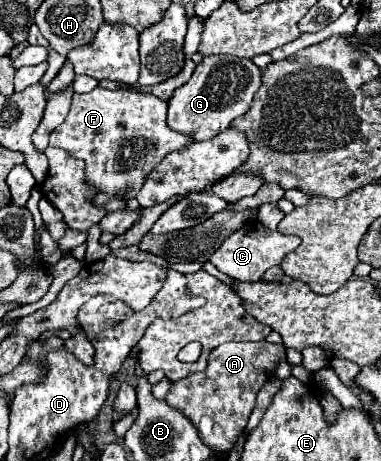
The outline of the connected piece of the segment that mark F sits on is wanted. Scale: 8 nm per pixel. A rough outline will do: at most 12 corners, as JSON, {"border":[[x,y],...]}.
{"border":[[131,88],[73,94],[49,144],[131,200],[195,140]]}

